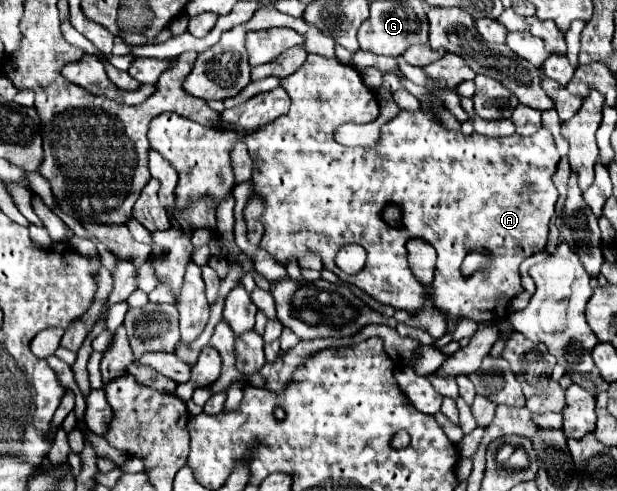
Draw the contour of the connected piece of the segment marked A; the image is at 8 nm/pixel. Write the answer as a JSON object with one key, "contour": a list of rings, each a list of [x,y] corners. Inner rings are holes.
{"contour":[[[309,53],[305,63],[293,75],[281,81],[281,87],[291,95],[289,113],[245,137],[233,131],[199,125],[177,113],[161,113],[151,121],[147,135],[151,149],[161,153],[173,165],[173,169],[177,169],[179,175],[179,183],[175,189],[175,207],[185,209],[189,203],[195,203],[205,195],[209,195],[215,203],[221,203],[231,193],[234,185],[231,167],[233,143],[245,141],[255,161],[253,193],[259,193],[265,199],[265,211],[261,217],[265,233],[259,247],[273,255],[277,263],[287,265],[291,257],[299,259],[307,253],[321,255],[325,269],[333,271],[341,281],[353,283],[355,287],[363,289],[383,305],[391,305],[407,313],[419,313],[425,303],[431,303],[445,315],[447,333],[455,331],[455,323],[459,319],[471,319],[477,323],[507,319],[509,301],[523,291],[519,265],[525,257],[545,249],[549,235],[547,225],[553,217],[553,207],[559,197],[551,181],[551,175],[555,173],[559,163],[559,153],[555,149],[549,129],[541,127],[531,137],[511,135],[493,139],[477,133],[465,137],[461,131],[443,129],[437,117],[431,113],[401,111],[395,119],[381,127],[381,139],[375,149],[343,147],[333,137],[339,125],[369,123],[379,117],[375,91],[361,81],[361,75],[355,67],[343,65],[335,57]],[[387,205],[397,205],[403,211],[401,225],[389,225],[383,221],[383,209]],[[413,237],[429,241],[437,251],[437,269],[431,285],[419,283],[407,265],[405,243]],[[349,243],[357,243],[367,251],[365,267],[359,273],[351,275],[351,281],[349,275],[343,273],[333,261],[339,249]],[[473,249],[491,251],[493,261],[487,269],[465,277],[459,267],[463,257]]]}

